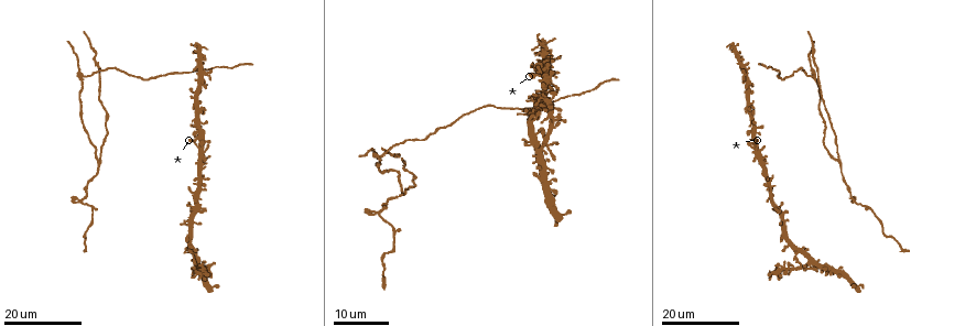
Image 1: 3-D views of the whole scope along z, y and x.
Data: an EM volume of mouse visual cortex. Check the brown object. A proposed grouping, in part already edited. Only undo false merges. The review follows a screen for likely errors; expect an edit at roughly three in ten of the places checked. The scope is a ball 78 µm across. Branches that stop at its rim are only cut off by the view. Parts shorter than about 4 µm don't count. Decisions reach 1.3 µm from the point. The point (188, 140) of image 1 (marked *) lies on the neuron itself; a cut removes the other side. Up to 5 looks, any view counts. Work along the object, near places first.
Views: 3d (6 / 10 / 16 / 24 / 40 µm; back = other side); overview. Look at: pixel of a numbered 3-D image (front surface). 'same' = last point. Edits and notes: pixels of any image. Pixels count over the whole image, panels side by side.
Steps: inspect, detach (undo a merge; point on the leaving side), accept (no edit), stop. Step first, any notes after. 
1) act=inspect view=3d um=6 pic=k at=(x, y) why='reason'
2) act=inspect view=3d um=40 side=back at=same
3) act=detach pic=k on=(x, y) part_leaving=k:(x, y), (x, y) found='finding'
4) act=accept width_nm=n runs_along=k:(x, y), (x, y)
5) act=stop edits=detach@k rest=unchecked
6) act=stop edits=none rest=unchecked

act=inspect view=3d um=24 pic=1 at=(856, 202) why='four arms meet'

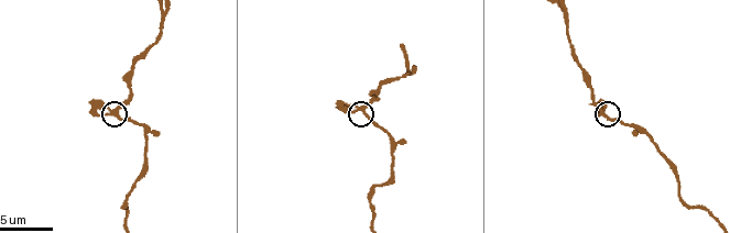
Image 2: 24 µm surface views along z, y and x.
act=inspect view=3d um=10 pic=2 at=(113, 111)

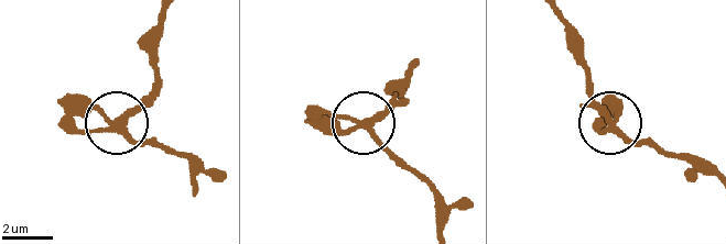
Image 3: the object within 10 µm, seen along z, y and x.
act=accept runs_along=3:(164, 19), (152, 88), (122, 120), (109, 123), (62, 102) found='continuous, no second neuron'

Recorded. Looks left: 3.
act=inspect view=3d um=16 pic=1 at=(375, 154)

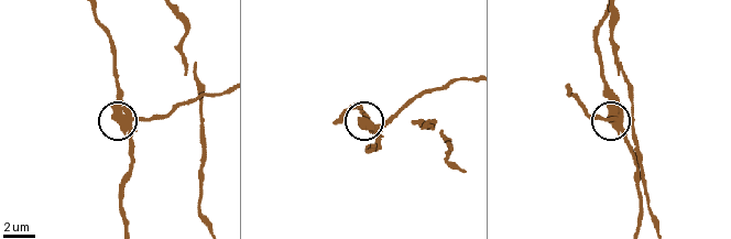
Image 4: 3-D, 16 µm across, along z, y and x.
act=inspect view=3d um=6 pic=4 at=(368, 125)

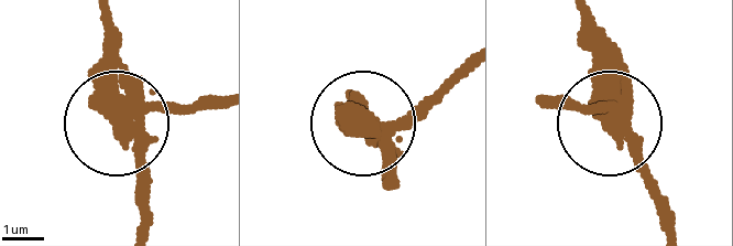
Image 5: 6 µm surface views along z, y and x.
act=detach pic=5 on=(189, 107) width_nm=460 part_leaving=5:(148, 105), (218, 105) found='a second neuron is stuck on'

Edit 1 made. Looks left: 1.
act=stop edits=detach@5 rest=unchecked

